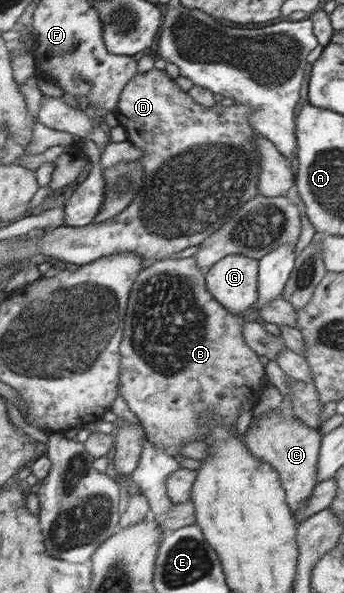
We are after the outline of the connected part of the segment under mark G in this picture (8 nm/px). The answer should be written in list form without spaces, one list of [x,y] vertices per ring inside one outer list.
[[[231,254],[206,269],[205,283],[213,299],[233,315],[253,311],[259,297],[259,276],[255,259]]]

